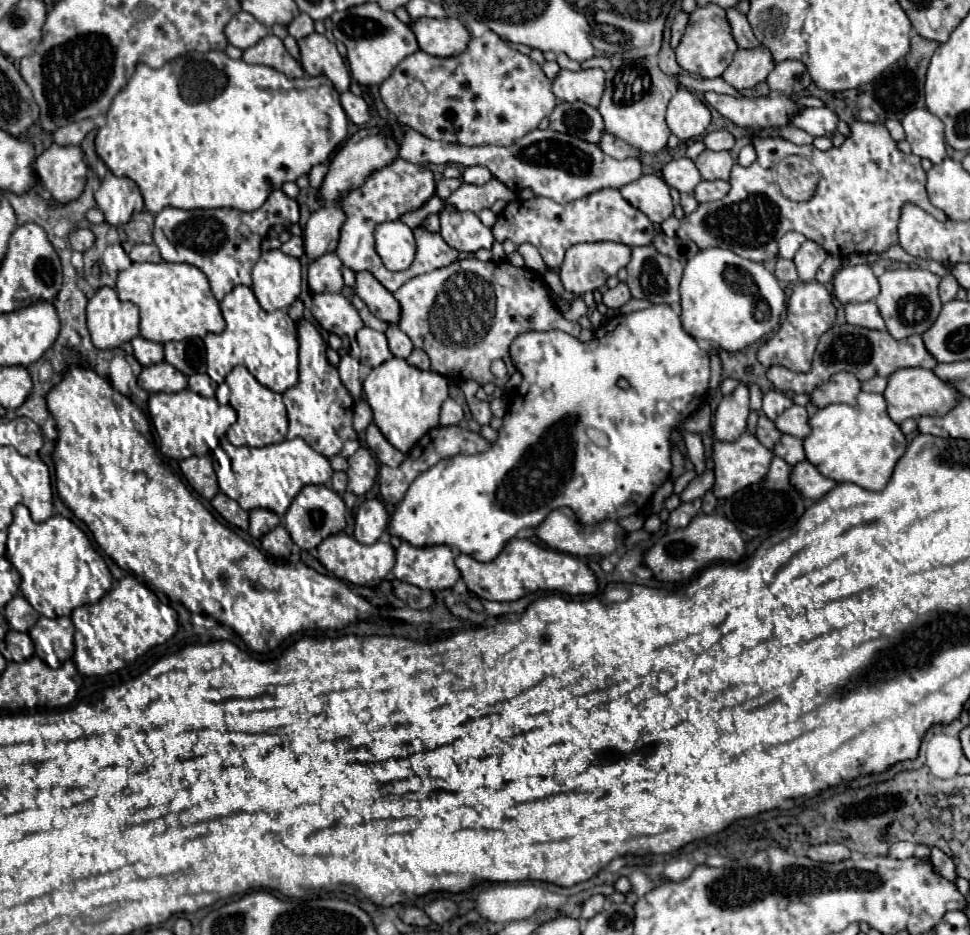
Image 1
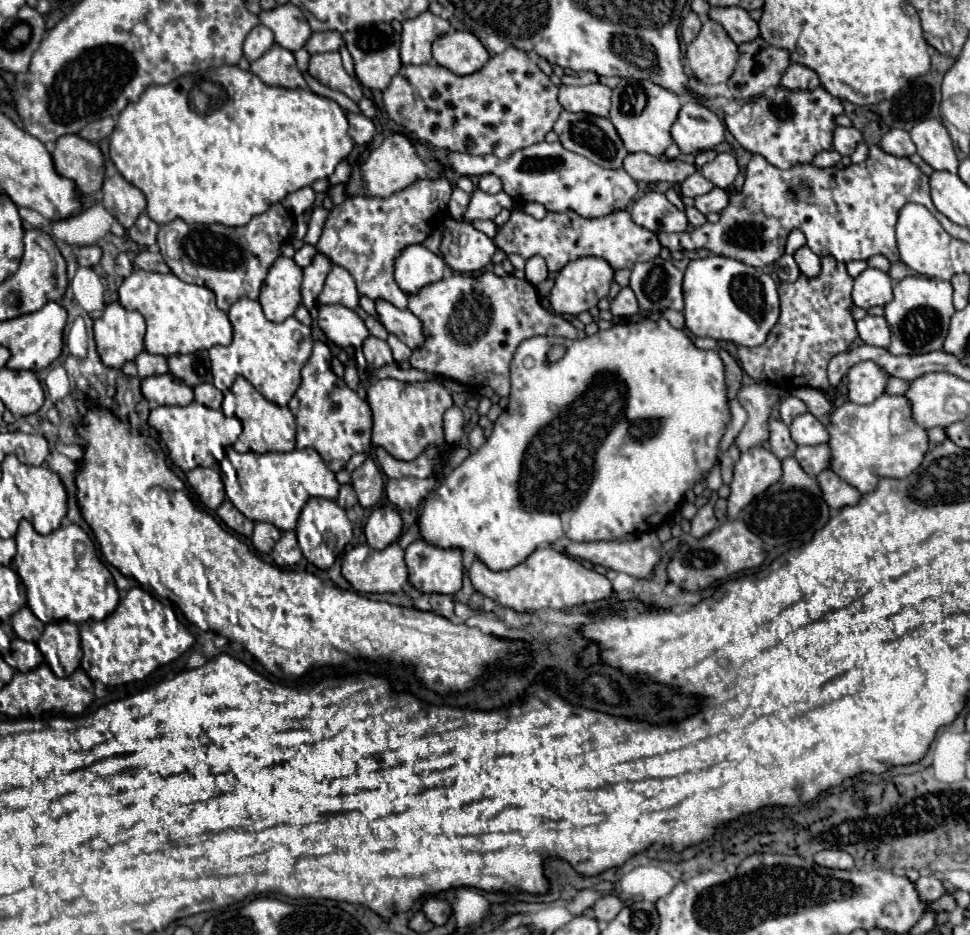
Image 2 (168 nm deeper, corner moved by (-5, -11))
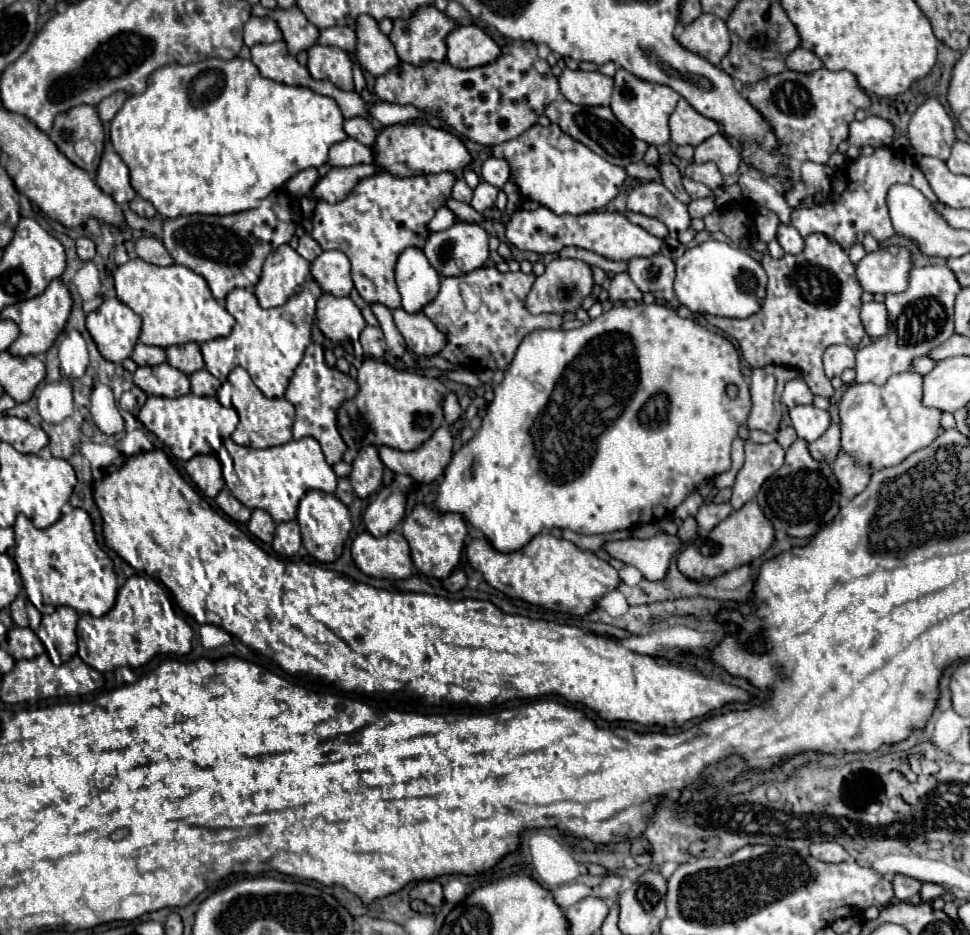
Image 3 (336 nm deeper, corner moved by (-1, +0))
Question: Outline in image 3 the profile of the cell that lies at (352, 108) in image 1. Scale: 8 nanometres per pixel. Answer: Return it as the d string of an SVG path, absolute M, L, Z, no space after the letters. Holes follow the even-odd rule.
M350 117L350 119L346 119L344 121L344 131L348 133L348 137L354 137L354 139L358 139L360 143L364 143L368 147L376 139L376 131L374 131L370 119L366 119L366 117Z

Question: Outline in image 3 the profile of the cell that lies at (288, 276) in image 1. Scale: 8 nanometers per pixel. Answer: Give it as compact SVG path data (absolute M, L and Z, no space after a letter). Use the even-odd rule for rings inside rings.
M290 245L278 247L266 257L260 281L254 289L260 307L270 309L284 305L304 283L310 273L310 263L300 257Z

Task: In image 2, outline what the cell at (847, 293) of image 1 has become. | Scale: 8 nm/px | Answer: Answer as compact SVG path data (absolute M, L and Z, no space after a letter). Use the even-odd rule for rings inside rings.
M866 268L856 280L852 290L852 300L860 308L872 308L872 306L886 306L892 300L892 288L894 282L888 272Z

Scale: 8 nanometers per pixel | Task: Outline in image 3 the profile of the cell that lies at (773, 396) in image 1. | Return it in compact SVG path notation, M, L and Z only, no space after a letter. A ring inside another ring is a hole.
M792 379L786 383L784 391L782 391L782 403L792 409L796 405L806 405L806 403L812 403L812 391L808 389L808 385L802 381L802 379Z

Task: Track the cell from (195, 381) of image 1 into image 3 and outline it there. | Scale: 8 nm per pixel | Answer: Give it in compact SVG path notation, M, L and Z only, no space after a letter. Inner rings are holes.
M206 369L192 373L190 385L192 385L194 395L206 395L206 397L216 397L216 391L220 389L220 381Z

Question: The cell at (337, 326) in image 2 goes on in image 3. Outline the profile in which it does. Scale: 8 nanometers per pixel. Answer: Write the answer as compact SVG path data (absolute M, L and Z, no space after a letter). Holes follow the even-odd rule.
M322 293L316 303L316 319L320 331L330 341L342 339L358 339L360 331L366 327L366 321L360 309L354 305L350 297L334 297L330 293Z

